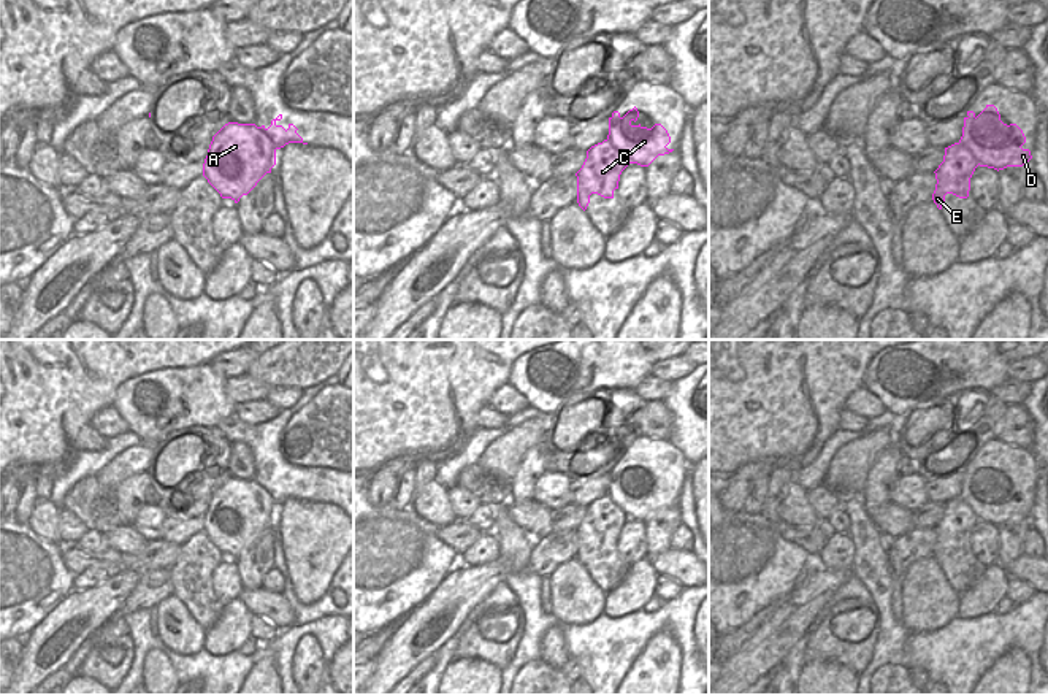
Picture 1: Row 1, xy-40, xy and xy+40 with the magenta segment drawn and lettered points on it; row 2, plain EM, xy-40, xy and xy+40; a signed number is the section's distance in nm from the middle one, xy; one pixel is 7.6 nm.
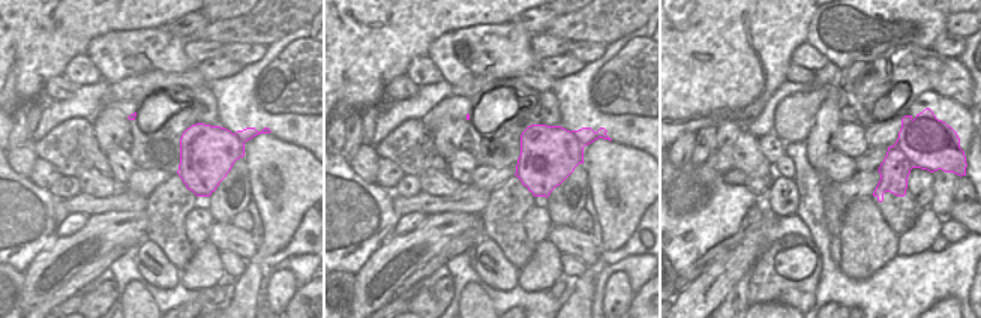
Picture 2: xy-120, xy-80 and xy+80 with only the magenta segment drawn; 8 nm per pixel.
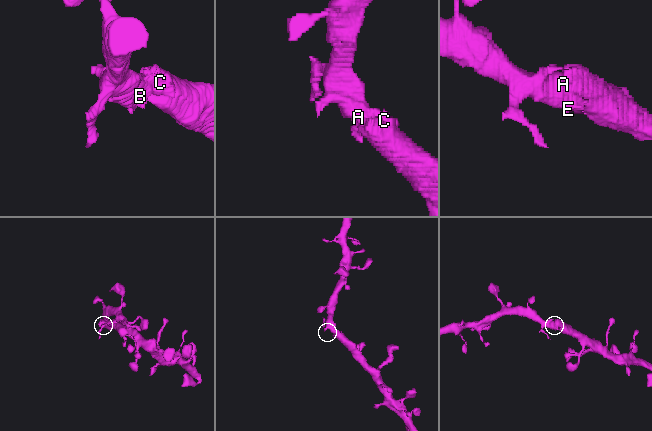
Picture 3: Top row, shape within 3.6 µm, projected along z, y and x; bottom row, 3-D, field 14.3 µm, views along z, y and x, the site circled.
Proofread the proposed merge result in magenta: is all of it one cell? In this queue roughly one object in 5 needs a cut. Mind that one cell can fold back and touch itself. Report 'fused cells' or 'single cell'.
single cell

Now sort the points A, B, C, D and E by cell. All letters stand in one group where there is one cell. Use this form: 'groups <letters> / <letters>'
groups A B C D E

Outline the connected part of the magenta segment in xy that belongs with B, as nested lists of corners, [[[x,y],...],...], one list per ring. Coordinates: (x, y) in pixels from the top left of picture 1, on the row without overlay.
[[[634,462],[623,473],[614,467],[609,473],[609,490],[602,498],[587,506],[587,514],[577,532],[577,559],[585,566],[590,551],[598,549],[604,554],[614,554],[618,544],[622,527],[629,519],[648,522],[658,511],[672,508],[666,501],[671,498],[667,486],[661,479],[652,484],[633,481],[639,467]]]

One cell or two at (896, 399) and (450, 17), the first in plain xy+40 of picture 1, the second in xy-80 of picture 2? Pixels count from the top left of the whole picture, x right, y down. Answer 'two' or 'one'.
two

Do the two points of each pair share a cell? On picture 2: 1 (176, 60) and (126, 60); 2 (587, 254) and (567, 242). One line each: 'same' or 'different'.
1: same
2: same

